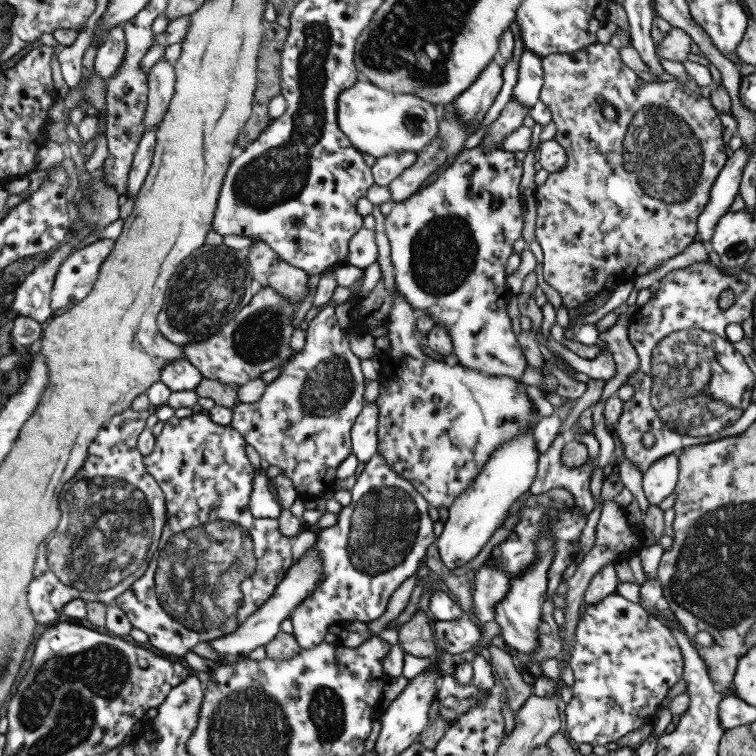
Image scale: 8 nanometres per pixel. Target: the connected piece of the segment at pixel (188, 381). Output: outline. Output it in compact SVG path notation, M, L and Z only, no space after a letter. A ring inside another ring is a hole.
M176 358L174 362L166 364L160 373L160 382L166 384L172 392L195 390L203 379L200 369L186 358Z

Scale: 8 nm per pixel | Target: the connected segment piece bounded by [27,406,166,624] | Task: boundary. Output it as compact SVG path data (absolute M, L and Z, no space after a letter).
M126 408L108 419L88 447L86 461L64 486L60 494L62 519L41 546L36 557L33 578L28 586L27 604L35 622L56 624L68 602L85 599L108 606L116 601L132 583L138 581L148 566L148 550L156 550L156 540L166 524L166 499L156 479L146 471L144 456L137 448L137 440L145 429L152 408L134 410Z

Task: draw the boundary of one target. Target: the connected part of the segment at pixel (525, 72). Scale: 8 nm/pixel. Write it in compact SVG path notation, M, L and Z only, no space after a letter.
M524 48L519 62L518 80L511 95L522 107L532 109L540 100L543 85L541 60L538 54Z

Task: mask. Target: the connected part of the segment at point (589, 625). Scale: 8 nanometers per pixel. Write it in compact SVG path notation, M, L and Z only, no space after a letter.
M617 593L586 607L575 631L577 643L569 658L575 679L573 696L564 712L568 736L593 747L607 746L659 713L668 690L682 678L681 647L659 619Z

